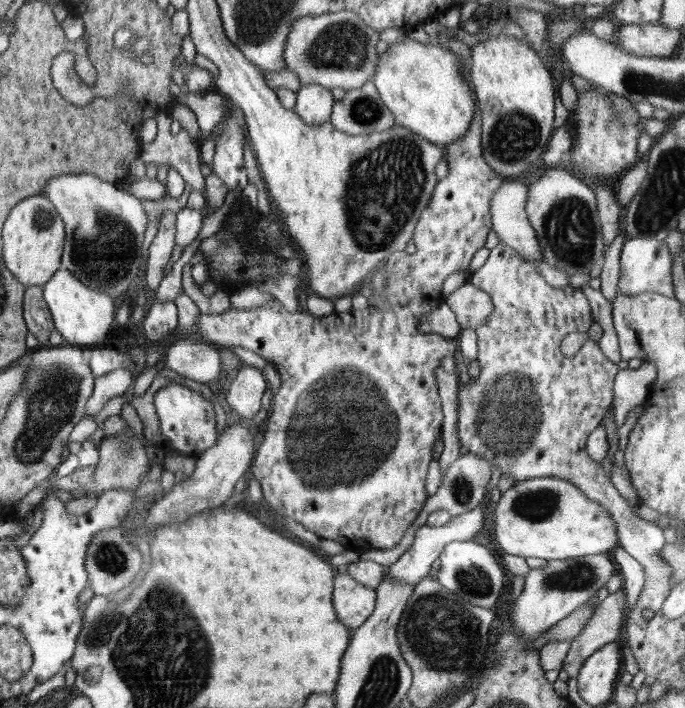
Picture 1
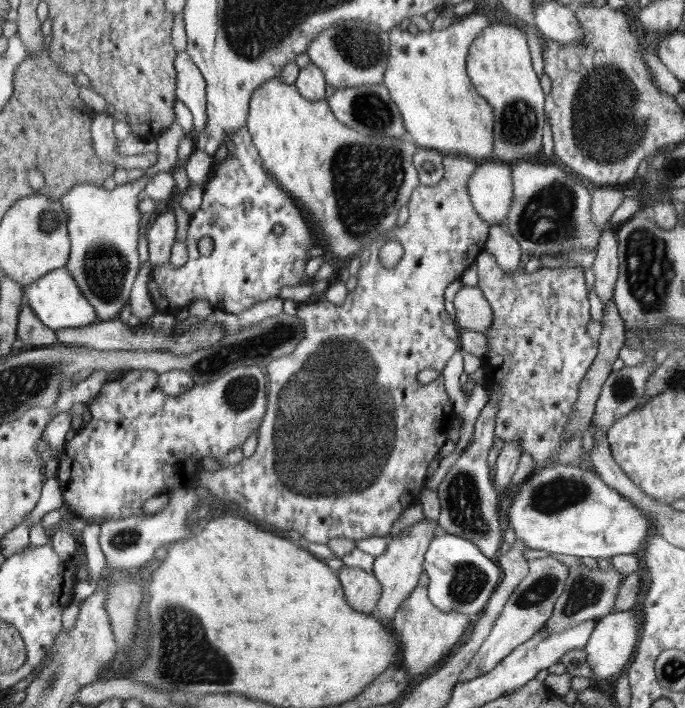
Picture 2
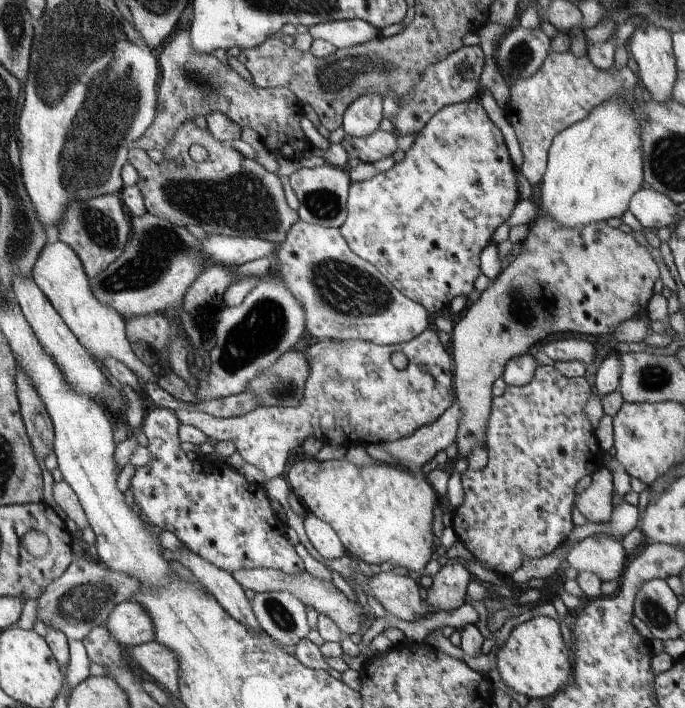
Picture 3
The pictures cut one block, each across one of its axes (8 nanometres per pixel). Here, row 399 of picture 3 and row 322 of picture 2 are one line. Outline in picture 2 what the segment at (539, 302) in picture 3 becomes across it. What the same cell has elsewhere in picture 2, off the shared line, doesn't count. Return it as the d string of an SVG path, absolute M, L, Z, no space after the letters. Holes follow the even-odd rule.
M463 286L453 298L455 306L455 324L461 330L471 332L473 338L483 336L493 324L493 308L483 298L477 286Z

